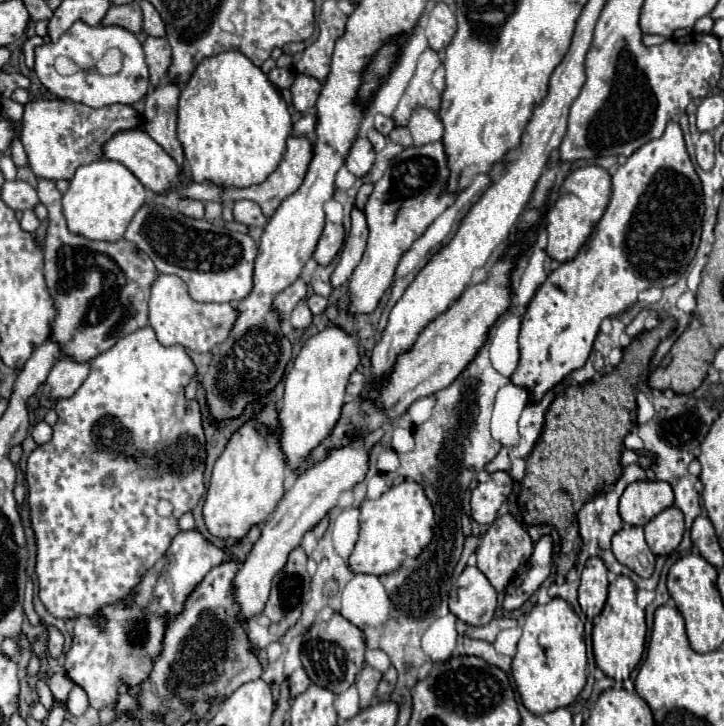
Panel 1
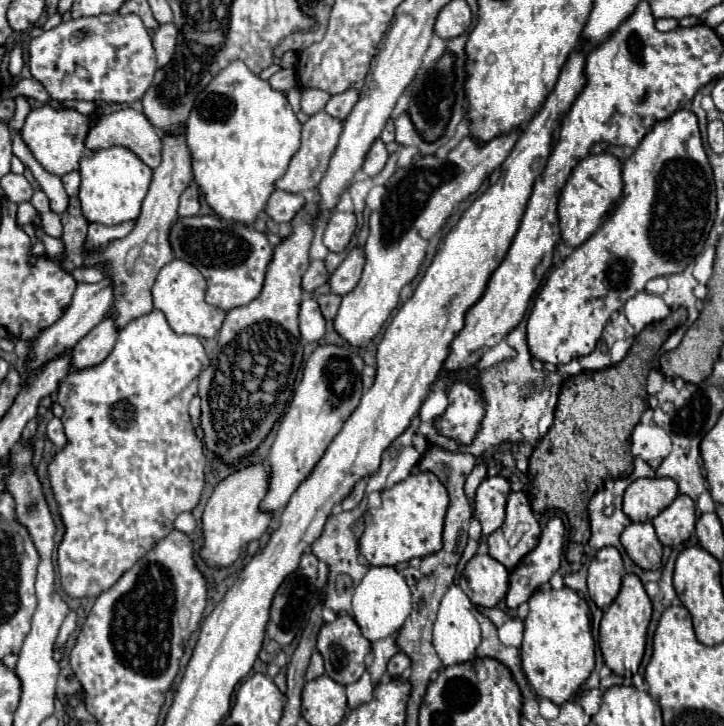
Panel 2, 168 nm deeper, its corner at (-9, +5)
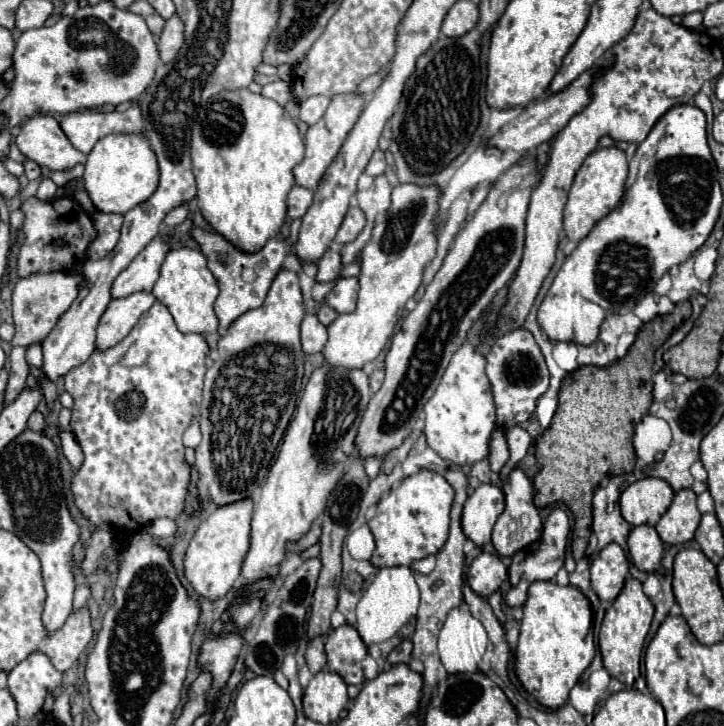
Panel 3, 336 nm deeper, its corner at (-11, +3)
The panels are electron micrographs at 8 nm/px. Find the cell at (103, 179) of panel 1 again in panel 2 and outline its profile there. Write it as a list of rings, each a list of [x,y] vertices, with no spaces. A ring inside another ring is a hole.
[[[111,146],[97,150],[93,156],[81,160],[81,214],[87,222],[97,222],[105,226],[117,226],[127,220],[135,220],[141,212],[143,198],[149,192],[151,168],[145,166],[131,150],[123,146]]]

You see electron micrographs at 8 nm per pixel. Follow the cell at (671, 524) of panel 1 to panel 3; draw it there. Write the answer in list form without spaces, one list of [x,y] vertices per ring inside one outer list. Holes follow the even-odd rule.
[[[679,490],[669,510],[657,522],[657,534],[667,544],[683,544],[693,538],[701,514],[697,510],[697,494],[693,490]]]

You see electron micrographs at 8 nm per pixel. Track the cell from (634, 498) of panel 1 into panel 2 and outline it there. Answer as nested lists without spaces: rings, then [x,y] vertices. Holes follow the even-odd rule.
[[[639,478],[629,484],[623,498],[623,512],[631,522],[649,522],[665,510],[679,494],[673,478]]]

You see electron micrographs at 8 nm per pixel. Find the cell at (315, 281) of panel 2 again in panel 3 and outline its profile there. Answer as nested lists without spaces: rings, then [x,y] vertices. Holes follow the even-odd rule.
[[[327,250],[323,254],[323,258],[317,262],[317,280],[319,282],[331,282],[333,278],[337,278],[339,270],[341,270],[341,254],[339,252],[333,252],[333,250]]]

